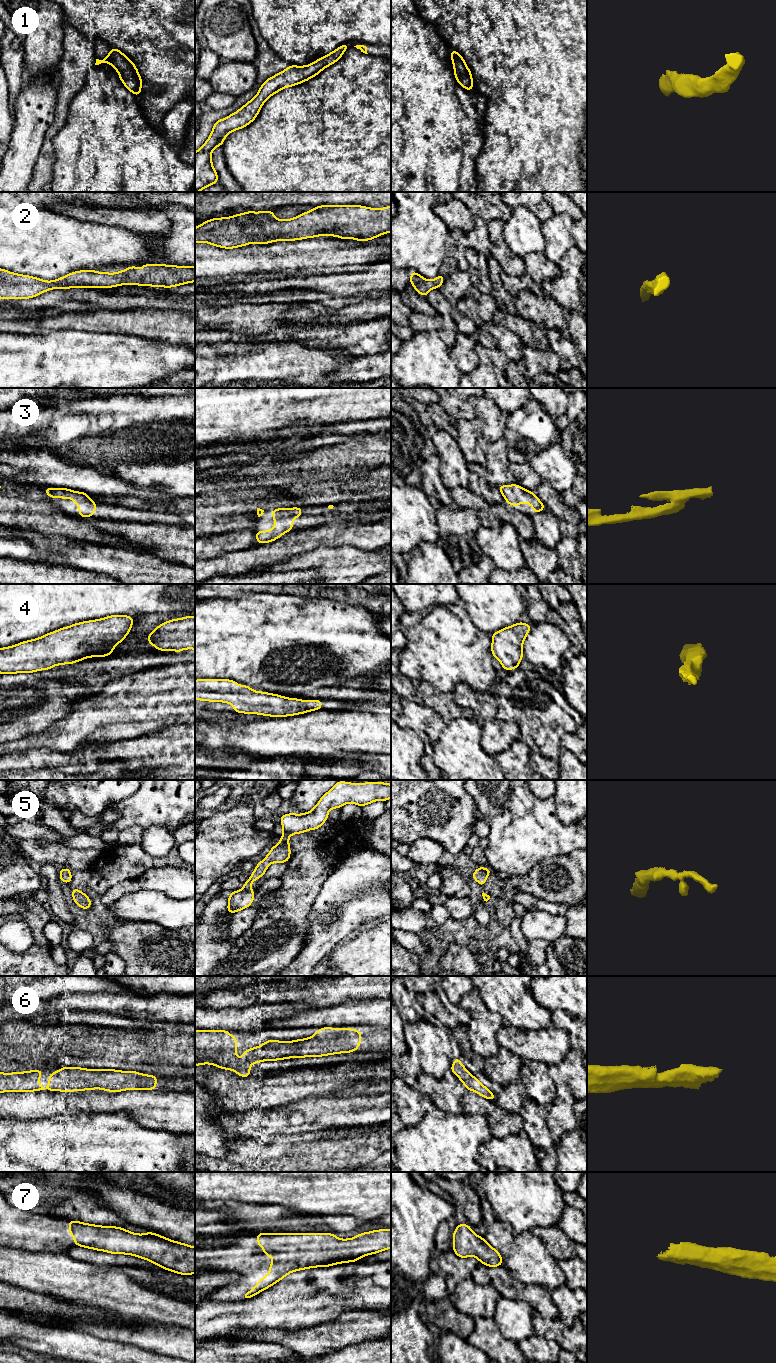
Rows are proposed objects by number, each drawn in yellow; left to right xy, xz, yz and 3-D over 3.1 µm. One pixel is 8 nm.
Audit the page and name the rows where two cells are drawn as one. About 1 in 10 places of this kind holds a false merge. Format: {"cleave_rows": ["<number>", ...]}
{"cleave_rows": []}

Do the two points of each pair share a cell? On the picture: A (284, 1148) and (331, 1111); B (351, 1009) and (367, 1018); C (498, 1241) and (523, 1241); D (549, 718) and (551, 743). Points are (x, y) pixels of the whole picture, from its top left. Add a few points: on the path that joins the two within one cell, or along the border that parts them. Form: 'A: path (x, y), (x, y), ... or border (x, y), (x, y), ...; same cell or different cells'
A: border (325, 1128), (319, 1131), (279, 1136); different cells
B: path (355, 1012), (363, 1014); same cell
C: path (504, 1241), (507, 1243), (517, 1243); same cell
D: path (549, 724), (551, 737); same cell

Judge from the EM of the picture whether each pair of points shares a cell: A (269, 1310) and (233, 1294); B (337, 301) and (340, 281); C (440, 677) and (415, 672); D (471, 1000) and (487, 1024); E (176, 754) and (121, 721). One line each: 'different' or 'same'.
A: different
B: different
C: same
D: same
E: different

